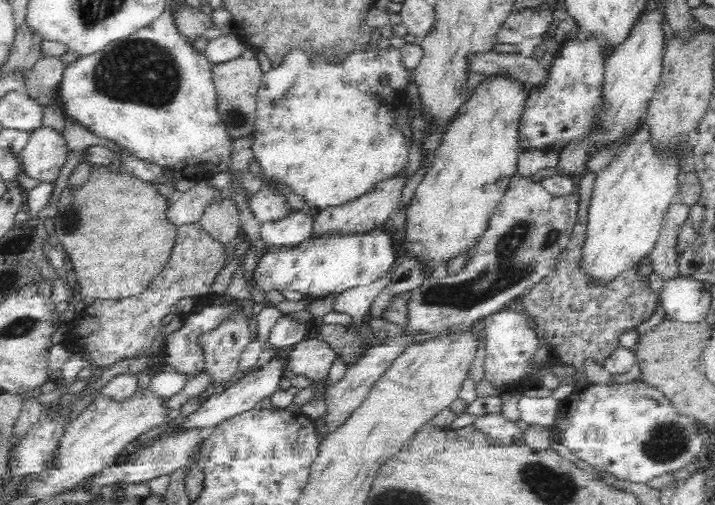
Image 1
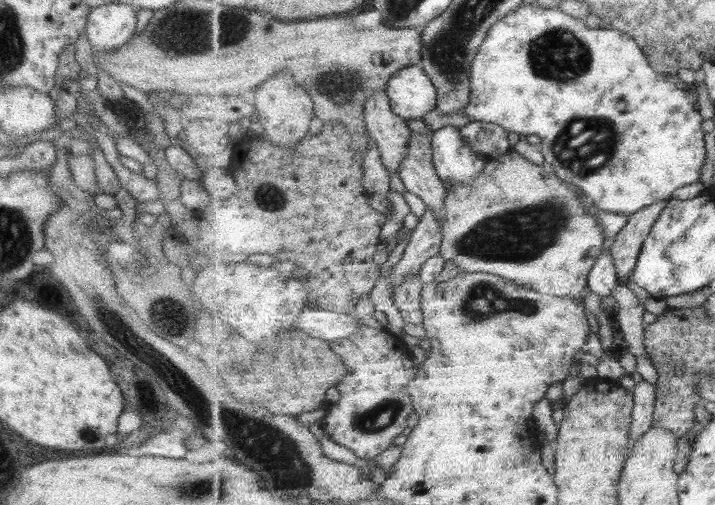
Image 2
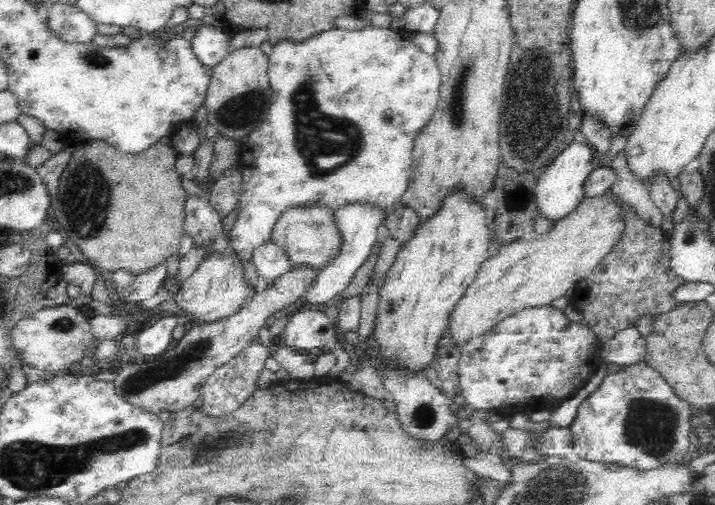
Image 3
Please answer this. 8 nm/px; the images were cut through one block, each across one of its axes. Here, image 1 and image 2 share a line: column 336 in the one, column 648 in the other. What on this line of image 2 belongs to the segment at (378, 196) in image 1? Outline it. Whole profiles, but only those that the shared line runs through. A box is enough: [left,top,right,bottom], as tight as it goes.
[612,201,668,283]

